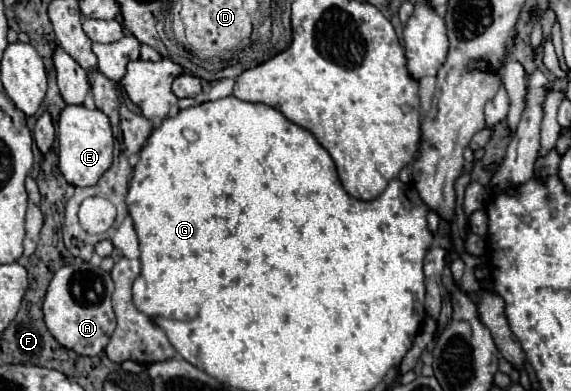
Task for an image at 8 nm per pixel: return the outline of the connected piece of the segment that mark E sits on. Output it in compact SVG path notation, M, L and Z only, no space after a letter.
M66 105L64 111L60 113L60 121L58 121L58 169L62 171L64 179L70 185L76 187L92 187L98 183L98 179L110 169L112 163L112 129L110 129L110 121L108 117L98 111L98 109L86 109L84 105Z

